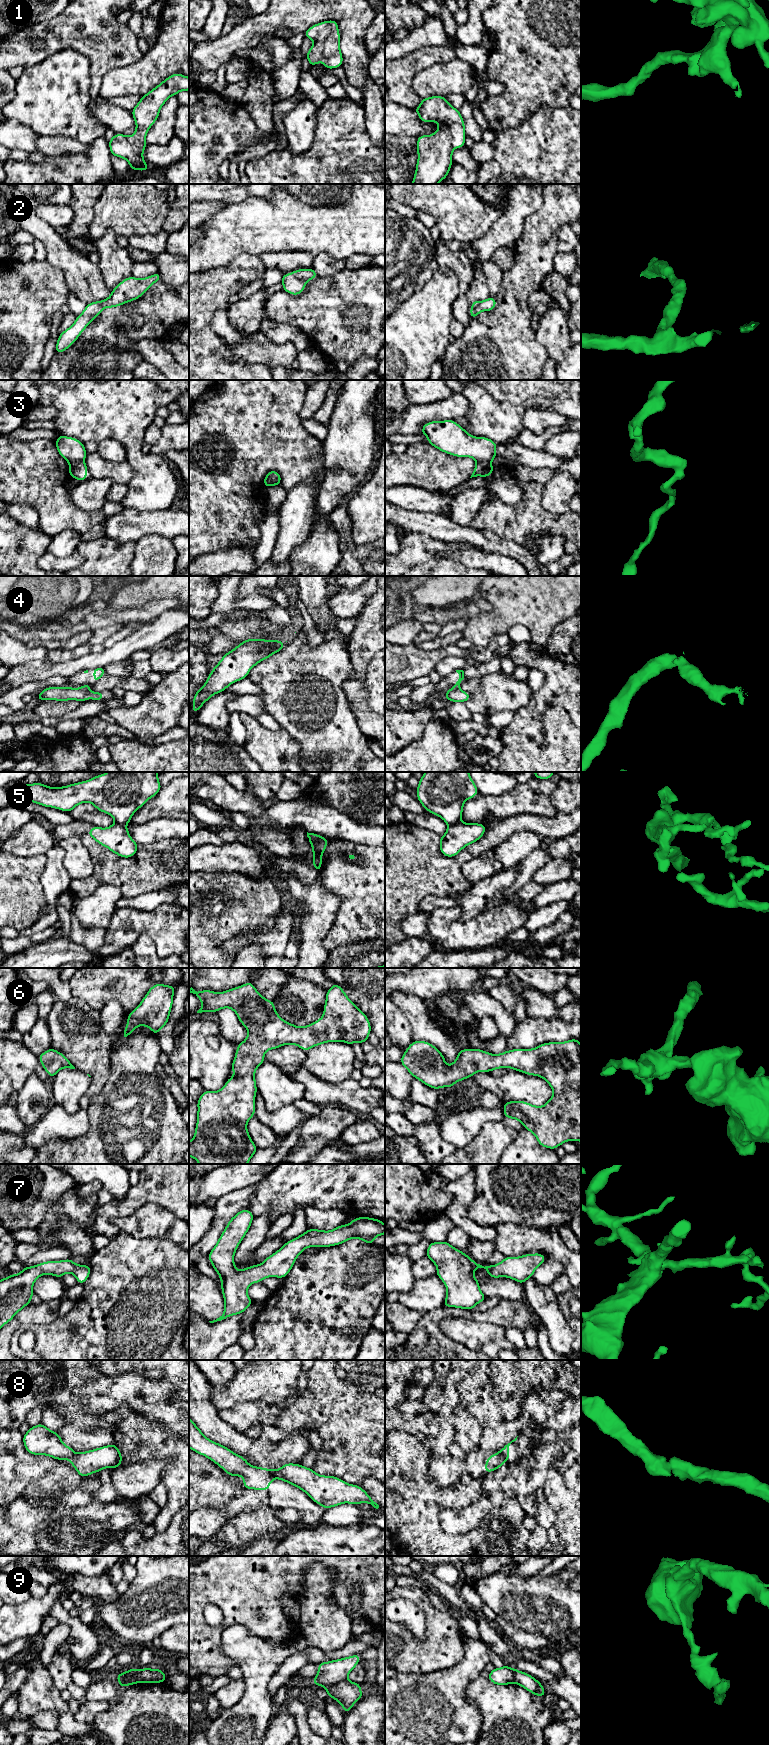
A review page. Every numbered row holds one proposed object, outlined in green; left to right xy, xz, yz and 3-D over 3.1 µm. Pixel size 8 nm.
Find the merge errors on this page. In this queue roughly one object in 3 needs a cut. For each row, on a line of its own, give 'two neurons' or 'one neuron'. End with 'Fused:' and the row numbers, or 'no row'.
1: one neuron
2: one neuron
3: two neurons
4: two neurons
5: two neurons
6: one neuron
7: one neuron
8: two neurons
9: two neurons
Fused: 3, 4, 5, 8, 9

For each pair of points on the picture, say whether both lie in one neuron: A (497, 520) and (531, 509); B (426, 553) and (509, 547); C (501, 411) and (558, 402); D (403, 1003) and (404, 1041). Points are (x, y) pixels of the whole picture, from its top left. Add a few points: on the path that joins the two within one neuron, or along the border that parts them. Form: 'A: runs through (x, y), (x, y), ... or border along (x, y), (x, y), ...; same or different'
A: runs through (505, 519), (523, 517); same
B: border along (431, 536), (446, 542), (468, 542), (475, 548); different
C: runs through (515, 398), (544, 398); same
D: border along (395, 1004), (409, 1022), (412, 1035); different

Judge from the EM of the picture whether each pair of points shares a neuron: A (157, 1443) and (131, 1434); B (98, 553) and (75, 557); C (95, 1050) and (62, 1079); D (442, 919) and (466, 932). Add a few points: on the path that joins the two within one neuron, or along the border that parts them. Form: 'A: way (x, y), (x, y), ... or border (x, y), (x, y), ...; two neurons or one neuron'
A: way (151, 1440), (137, 1437); one neuron
B: border (76, 550), (83, 558), (81, 565); two neurons
C: border (75, 1068), (86, 1074); two neurons
D: way (448, 925), (455, 932), (460, 932); one neuron

